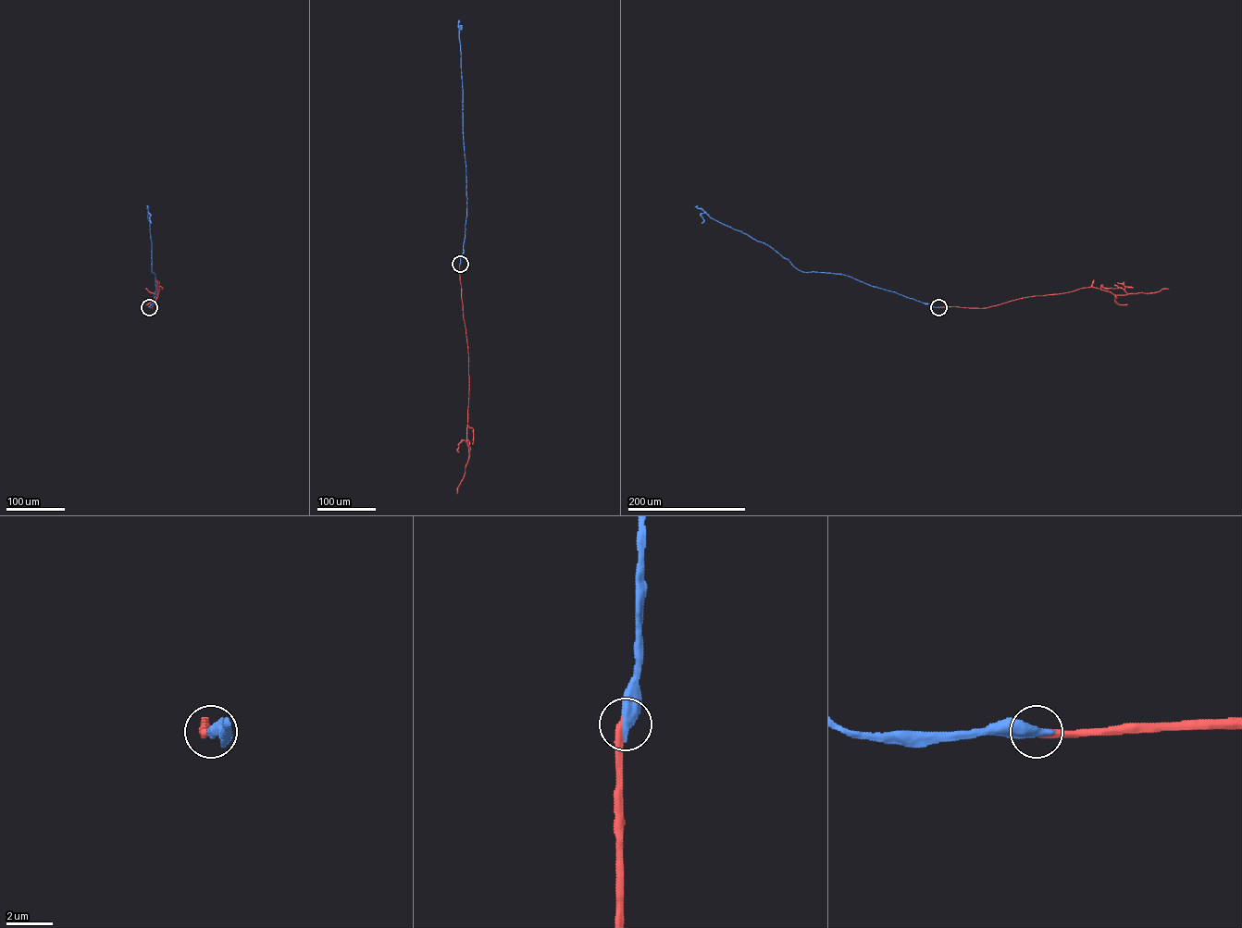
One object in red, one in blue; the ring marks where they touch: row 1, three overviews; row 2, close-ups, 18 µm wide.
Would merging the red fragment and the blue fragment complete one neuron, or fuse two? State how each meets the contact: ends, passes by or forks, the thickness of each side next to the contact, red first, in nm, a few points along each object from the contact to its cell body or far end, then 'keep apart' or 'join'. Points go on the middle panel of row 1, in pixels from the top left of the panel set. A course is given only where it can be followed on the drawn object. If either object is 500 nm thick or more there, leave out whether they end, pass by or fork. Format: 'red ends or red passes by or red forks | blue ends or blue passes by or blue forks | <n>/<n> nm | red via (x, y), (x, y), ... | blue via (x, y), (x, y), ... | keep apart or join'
360/550 nm | red via (460, 264), (468, 359), (469, 457), (456, 493) | blue via (460, 264), (466, 208), (459, 35), (462, 27) | join

